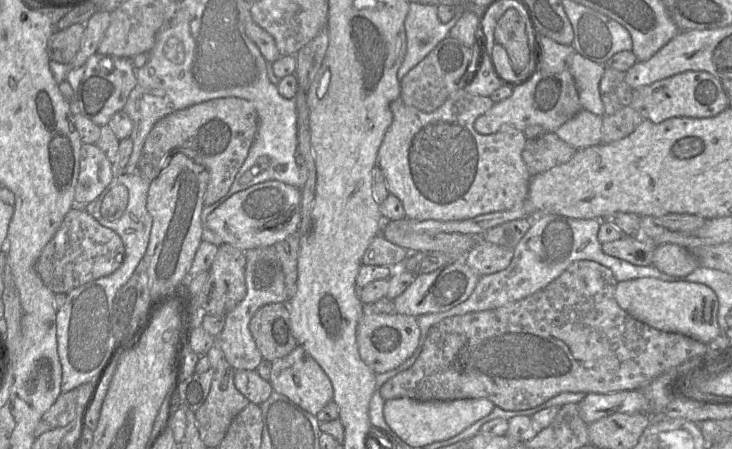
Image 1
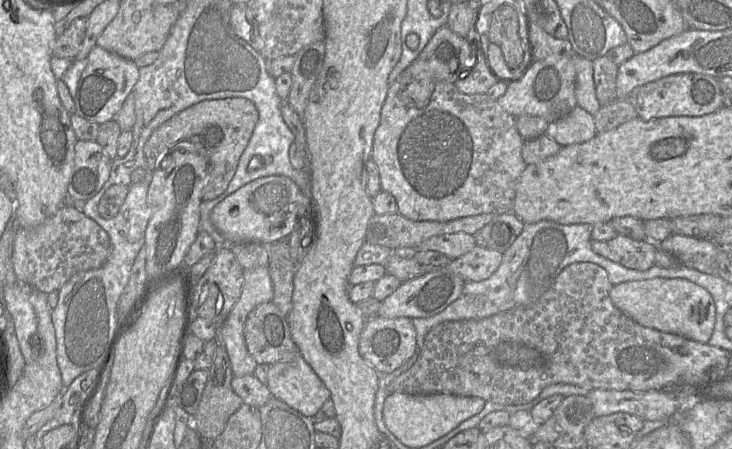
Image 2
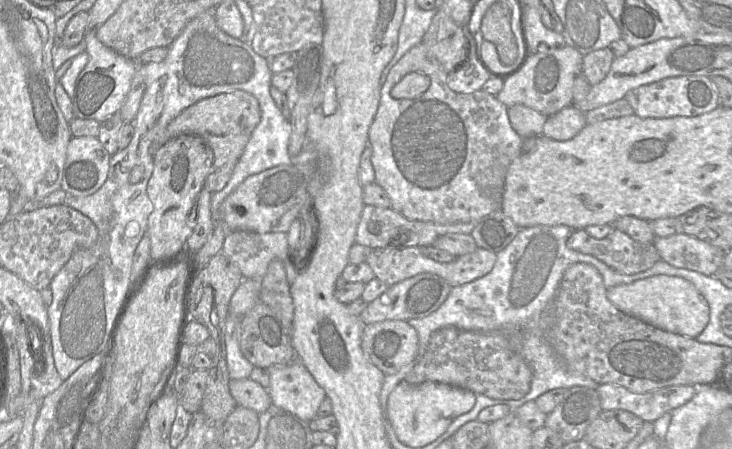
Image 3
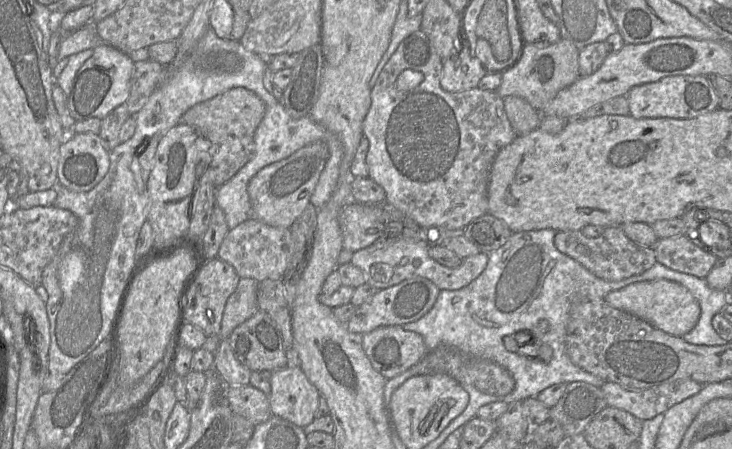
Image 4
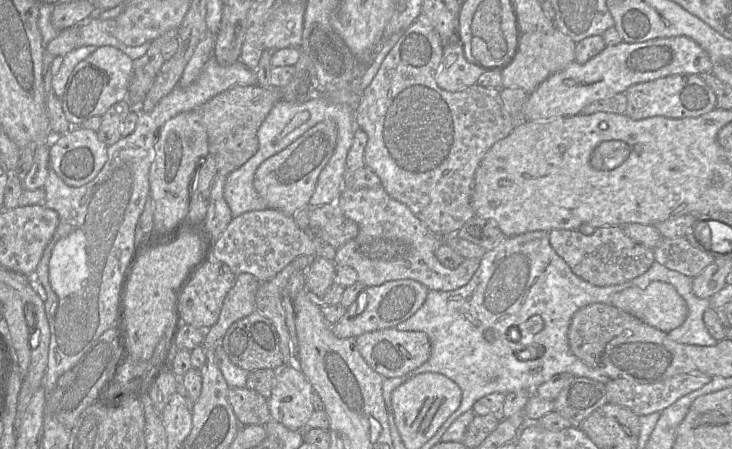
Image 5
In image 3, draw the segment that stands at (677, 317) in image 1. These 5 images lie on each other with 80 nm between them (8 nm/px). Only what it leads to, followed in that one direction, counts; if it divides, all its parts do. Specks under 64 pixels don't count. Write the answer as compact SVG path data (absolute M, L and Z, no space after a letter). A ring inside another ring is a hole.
M657 275L639 279L608 288L606 296L623 313L659 329L689 338L696 339L710 318L707 300L691 282L681 277Z

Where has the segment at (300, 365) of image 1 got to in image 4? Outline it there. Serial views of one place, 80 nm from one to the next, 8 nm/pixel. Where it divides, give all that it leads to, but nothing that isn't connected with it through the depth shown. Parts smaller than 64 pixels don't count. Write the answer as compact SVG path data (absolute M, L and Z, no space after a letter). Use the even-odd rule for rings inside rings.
M298 364L272 371L271 414L303 428L315 418L320 394Z

